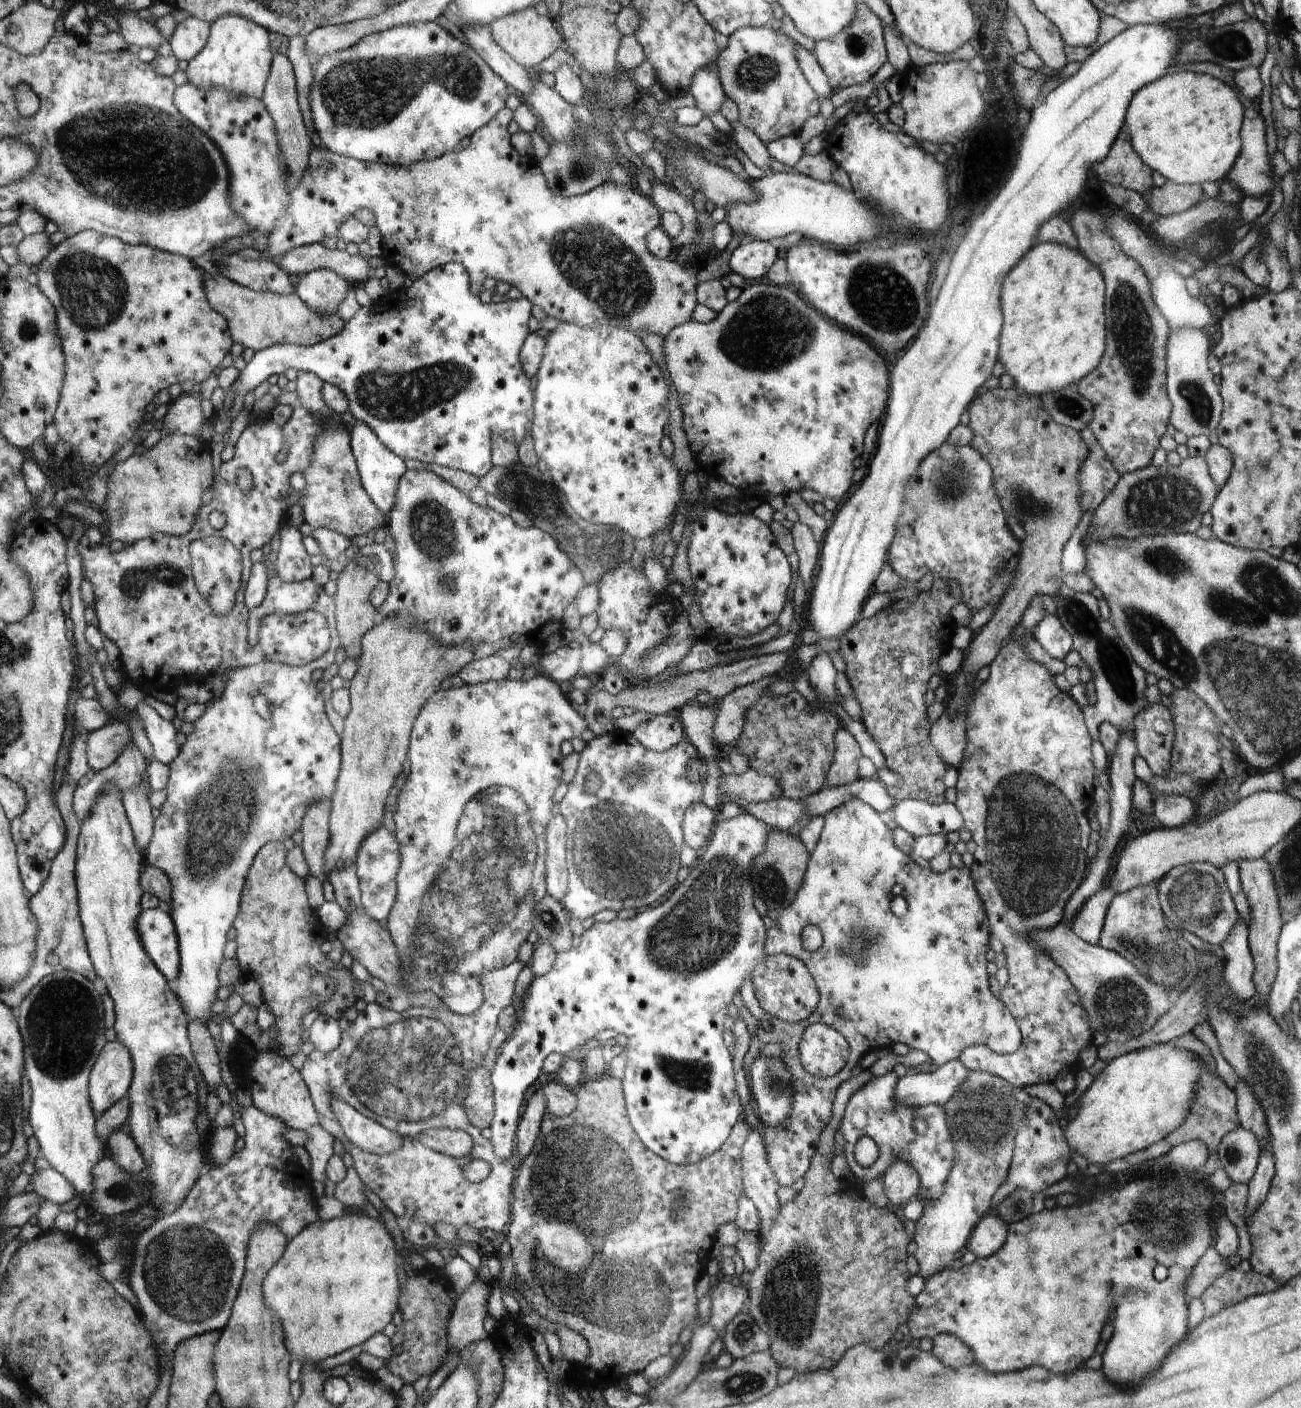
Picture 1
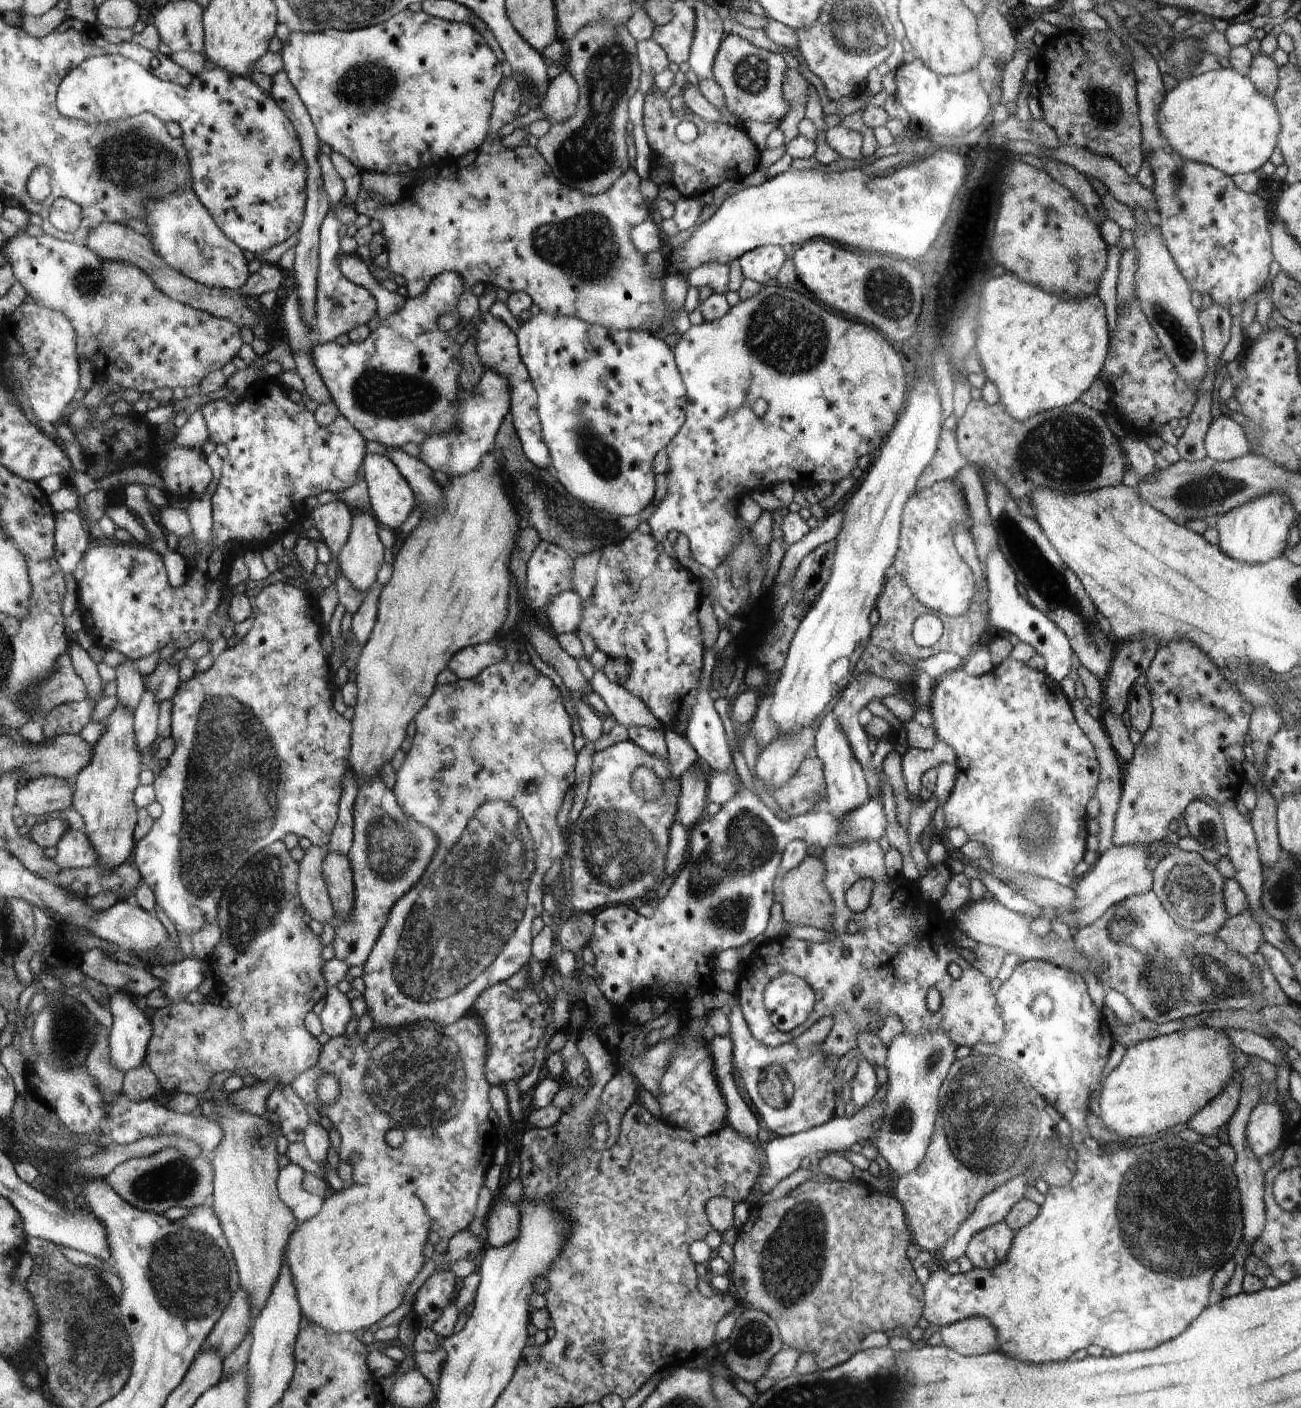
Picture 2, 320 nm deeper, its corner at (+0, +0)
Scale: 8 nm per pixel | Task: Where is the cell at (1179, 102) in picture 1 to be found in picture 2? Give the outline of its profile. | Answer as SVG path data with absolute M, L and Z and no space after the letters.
M1232 68L1213 70L1178 81L1177 86L1165 94L1157 114L1157 123L1165 140L1182 158L1213 166L1231 177L1260 171L1262 164L1276 150L1281 131L1281 116L1273 97L1262 94L1247 75Z

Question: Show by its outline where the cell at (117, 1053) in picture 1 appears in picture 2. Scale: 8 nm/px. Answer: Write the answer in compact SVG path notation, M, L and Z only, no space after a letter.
M124 989L110 992L110 1004L110 1011L114 1016L113 1029L110 1031L113 1061L115 1065L128 1072L146 1063L153 1037L153 1018L146 1009L139 1005L136 996Z

